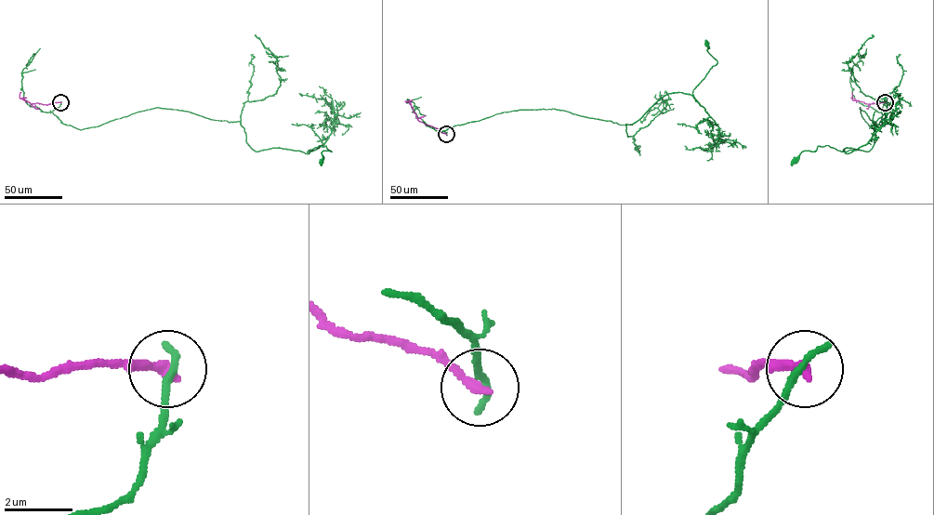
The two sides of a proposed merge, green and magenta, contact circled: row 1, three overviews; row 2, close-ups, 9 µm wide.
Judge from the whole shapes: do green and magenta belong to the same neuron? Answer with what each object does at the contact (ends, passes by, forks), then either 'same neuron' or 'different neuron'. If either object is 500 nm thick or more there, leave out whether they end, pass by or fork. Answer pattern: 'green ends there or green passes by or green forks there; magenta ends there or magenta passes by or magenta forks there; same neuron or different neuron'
green ends there; magenta ends there; different neuron

